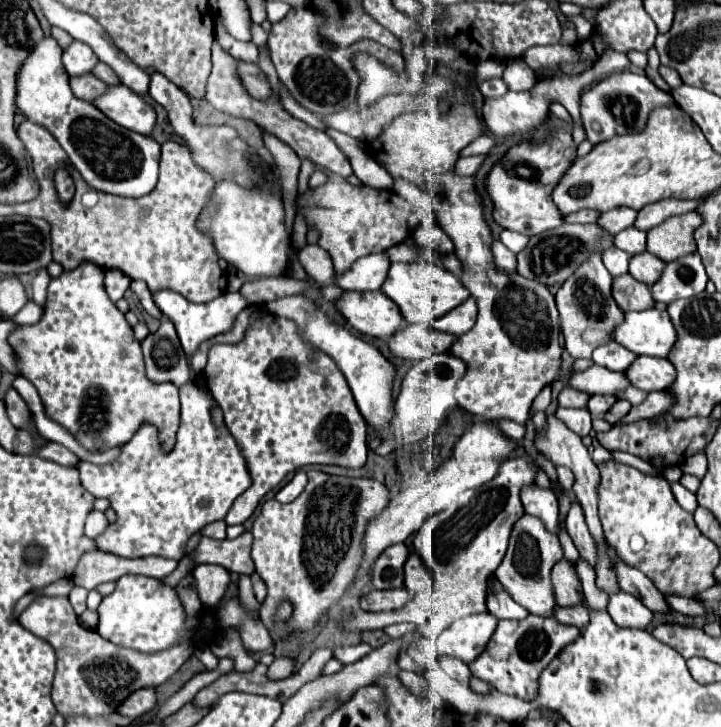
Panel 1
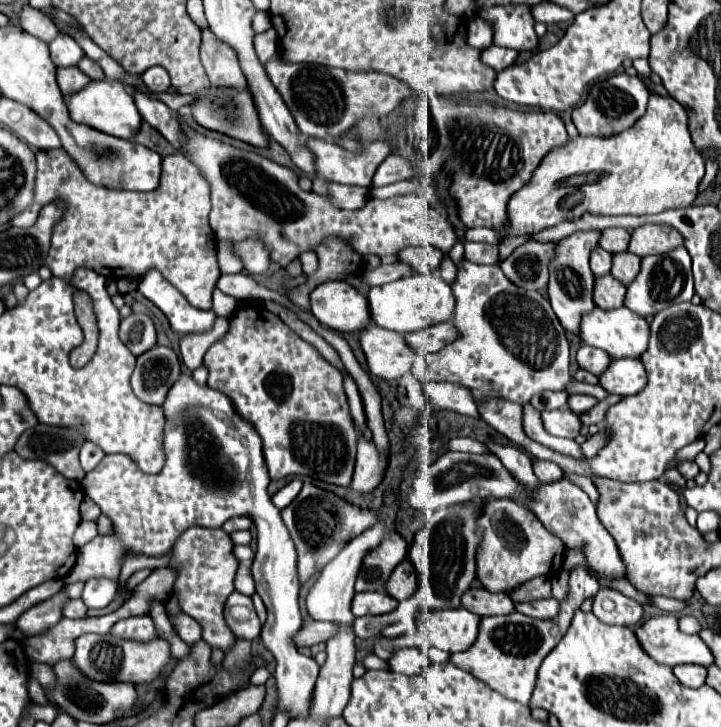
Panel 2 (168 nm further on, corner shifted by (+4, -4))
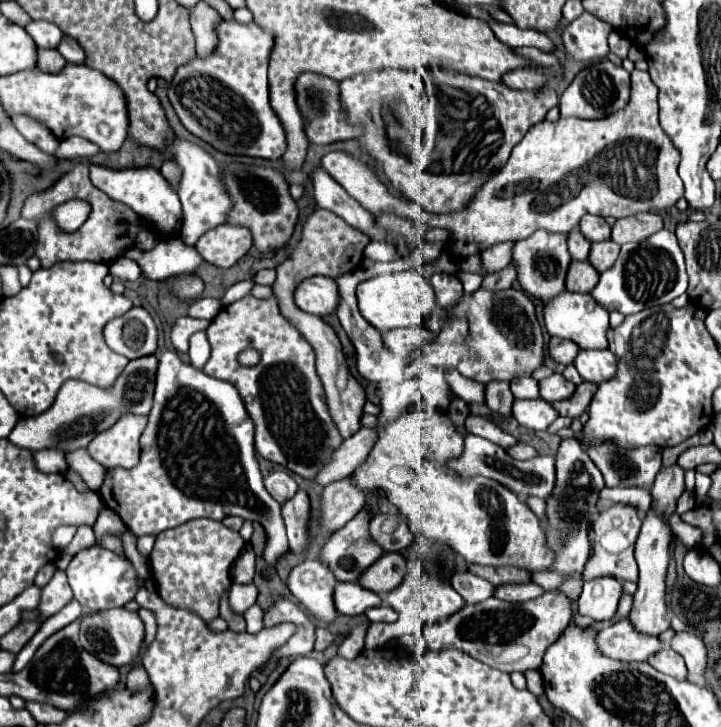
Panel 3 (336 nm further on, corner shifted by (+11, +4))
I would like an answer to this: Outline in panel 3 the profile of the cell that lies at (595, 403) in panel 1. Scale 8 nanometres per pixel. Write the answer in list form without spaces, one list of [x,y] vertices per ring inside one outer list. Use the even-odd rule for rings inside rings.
[[[552,373],[550,377],[538,381],[540,385],[540,397],[548,403],[554,403],[554,401],[562,401],[562,399],[568,399],[576,385],[572,385],[570,381],[566,381],[560,373]]]

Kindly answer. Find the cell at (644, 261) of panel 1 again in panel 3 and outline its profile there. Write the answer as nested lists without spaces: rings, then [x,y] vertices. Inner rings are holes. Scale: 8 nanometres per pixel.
[[[614,241],[592,243],[590,253],[588,253],[588,261],[592,267],[596,267],[598,273],[602,273],[604,269],[612,267],[612,261],[616,261],[618,251],[620,251],[620,245],[616,245]]]

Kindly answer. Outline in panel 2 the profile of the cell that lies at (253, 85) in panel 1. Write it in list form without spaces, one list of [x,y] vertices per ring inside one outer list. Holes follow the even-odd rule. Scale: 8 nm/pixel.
[[[203,29],[201,61],[213,87],[245,89],[247,79],[239,69],[239,61],[229,45],[223,45],[209,29]]]

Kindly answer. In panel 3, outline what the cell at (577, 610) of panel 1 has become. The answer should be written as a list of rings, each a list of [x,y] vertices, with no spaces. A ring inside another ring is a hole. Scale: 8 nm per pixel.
[[[508,583],[508,585],[494,587],[494,597],[508,601],[508,603],[522,603],[522,601],[534,599],[542,593],[544,593],[544,589],[536,583]]]

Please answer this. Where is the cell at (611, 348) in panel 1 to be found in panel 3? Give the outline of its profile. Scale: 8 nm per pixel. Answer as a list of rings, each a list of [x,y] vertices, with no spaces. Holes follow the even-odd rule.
[[[550,337],[546,351],[548,351],[550,359],[554,359],[556,363],[562,363],[562,365],[570,365],[572,357],[576,357],[576,353],[578,353],[578,349],[576,349],[576,345],[572,345],[572,341],[564,341],[560,337]]]

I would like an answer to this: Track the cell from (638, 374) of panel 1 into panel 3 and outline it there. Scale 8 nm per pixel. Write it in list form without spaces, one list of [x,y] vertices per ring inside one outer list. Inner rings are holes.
[[[582,349],[574,357],[572,365],[580,373],[580,377],[590,383],[606,381],[608,377],[612,377],[612,373],[616,373],[616,357],[612,357],[608,349],[598,349],[598,351]]]

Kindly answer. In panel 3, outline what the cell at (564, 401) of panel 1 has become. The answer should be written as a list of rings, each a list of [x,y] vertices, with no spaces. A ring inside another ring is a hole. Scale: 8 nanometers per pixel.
[[[516,377],[510,383],[512,395],[516,399],[536,399],[538,397],[538,383],[532,377]]]

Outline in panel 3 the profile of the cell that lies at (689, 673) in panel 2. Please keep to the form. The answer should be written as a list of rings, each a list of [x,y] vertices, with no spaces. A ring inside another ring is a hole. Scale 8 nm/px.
[[[664,647],[660,649],[658,653],[654,653],[652,657],[648,657],[648,663],[658,669],[660,673],[666,673],[666,675],[672,675],[676,679],[686,679],[686,665],[684,665],[684,659],[672,651],[670,647]]]

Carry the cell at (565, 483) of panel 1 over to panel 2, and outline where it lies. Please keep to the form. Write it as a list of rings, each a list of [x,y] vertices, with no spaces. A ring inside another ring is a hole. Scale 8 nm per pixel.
[[[535,461],[533,471],[543,483],[553,483],[553,481],[559,481],[559,477],[563,477],[563,471],[551,461]]]

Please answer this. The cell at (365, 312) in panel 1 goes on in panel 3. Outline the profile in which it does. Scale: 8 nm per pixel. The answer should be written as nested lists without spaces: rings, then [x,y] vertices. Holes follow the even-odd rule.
[[[308,277],[306,281],[300,281],[294,289],[294,301],[296,307],[312,313],[312,315],[328,315],[334,313],[336,301],[338,301],[338,289],[334,279],[330,277]]]

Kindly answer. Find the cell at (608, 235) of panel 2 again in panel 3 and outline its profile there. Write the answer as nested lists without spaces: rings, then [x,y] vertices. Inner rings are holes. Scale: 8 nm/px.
[[[584,215],[580,221],[580,231],[590,243],[610,239],[610,225],[602,217],[596,217],[596,215]]]

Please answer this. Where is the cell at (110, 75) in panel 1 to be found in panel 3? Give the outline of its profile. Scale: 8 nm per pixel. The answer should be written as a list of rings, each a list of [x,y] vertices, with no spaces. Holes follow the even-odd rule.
[[[62,37],[62,41],[58,43],[58,53],[68,61],[68,63],[84,63],[84,49],[78,45],[78,41],[74,41],[72,37]]]

